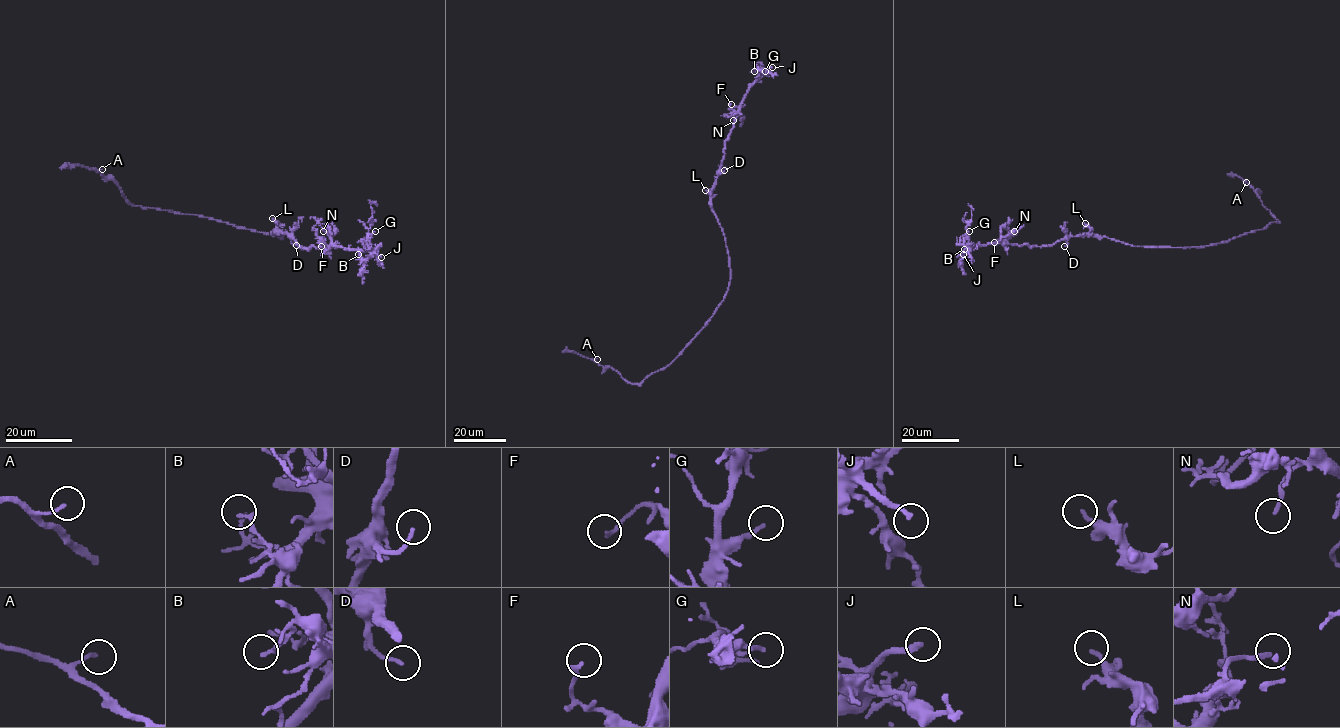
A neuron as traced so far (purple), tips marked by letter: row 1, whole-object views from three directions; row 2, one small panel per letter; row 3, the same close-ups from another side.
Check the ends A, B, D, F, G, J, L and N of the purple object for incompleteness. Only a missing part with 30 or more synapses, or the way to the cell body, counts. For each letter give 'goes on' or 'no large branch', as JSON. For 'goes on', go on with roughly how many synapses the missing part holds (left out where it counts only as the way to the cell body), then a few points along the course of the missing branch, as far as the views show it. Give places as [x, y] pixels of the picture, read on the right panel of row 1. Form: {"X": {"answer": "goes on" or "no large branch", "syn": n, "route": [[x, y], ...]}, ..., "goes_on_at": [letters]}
{"A": {"answer": "no large branch"}, "B": {"answer": "no large branch"}, "D": {"answer": "no large branch"}, "F": {"answer": "no large branch"}, "G": {"answer": "no large branch"}, "J": {"answer": "goes on", "route": [[963, 254], [965, 262], [958, 274], [926, 281], [909, 258], [909, 249]]}, "L": {"answer": "no large branch"}, "N": {"answer": "no large branch"}, "goes_on_at": ["J"]}

